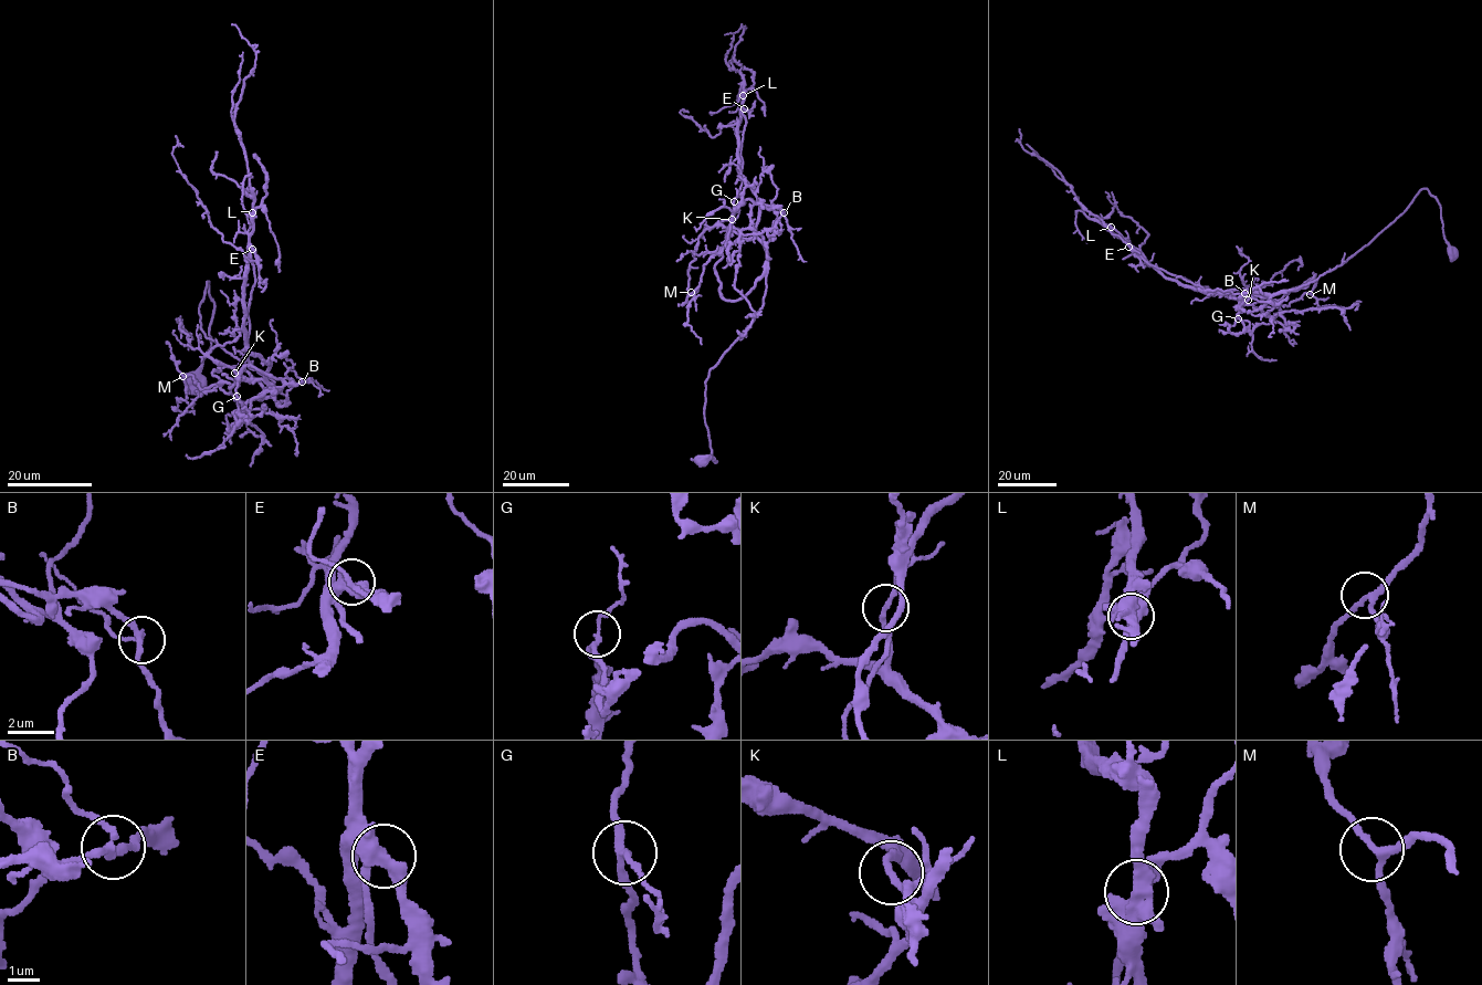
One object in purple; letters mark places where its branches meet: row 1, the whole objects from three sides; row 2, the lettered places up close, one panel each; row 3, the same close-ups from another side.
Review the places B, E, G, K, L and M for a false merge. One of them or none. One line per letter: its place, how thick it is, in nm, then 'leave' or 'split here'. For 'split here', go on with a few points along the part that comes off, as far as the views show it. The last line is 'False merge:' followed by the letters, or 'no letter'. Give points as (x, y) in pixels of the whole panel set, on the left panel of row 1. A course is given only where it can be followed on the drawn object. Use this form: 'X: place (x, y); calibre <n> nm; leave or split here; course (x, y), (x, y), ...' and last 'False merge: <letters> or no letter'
B: place (302, 381); calibre 200 nm; leave
E: place (252, 249); calibre 480 nm; leave
G: place (237, 396); calibre 170 nm; leave
K: place (234, 373); calibre 200 nm; leave
L: place (252, 212); calibre 240 nm; leave
M: place (182, 376); calibre 200 nm; leave
False merge: no letter

